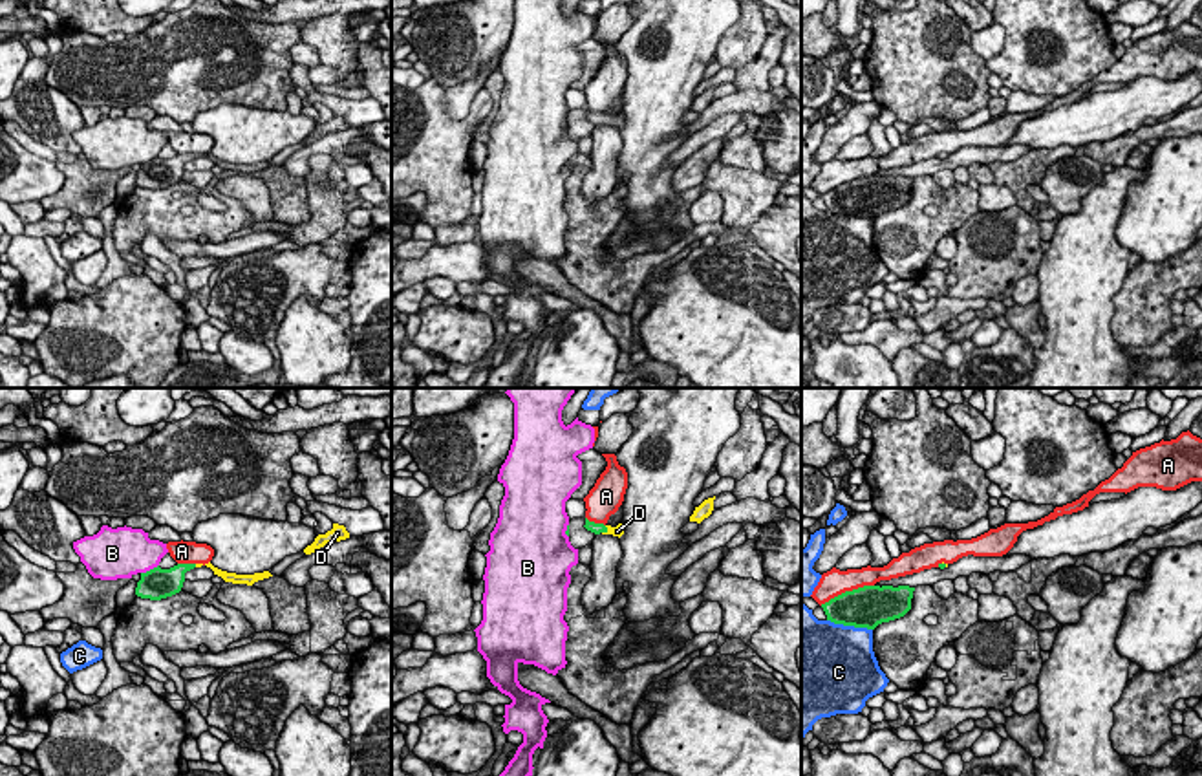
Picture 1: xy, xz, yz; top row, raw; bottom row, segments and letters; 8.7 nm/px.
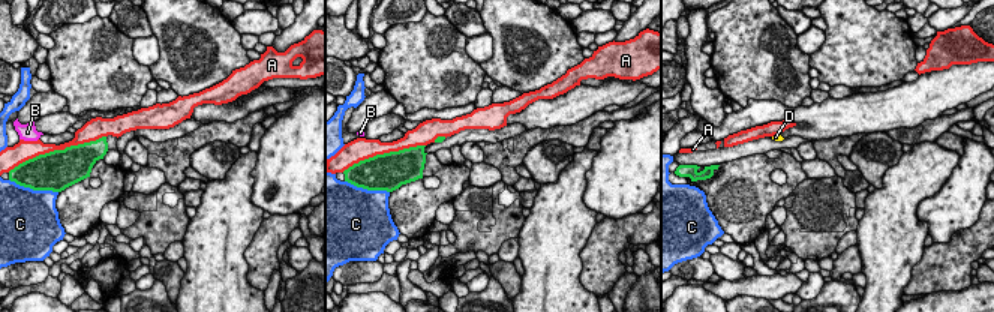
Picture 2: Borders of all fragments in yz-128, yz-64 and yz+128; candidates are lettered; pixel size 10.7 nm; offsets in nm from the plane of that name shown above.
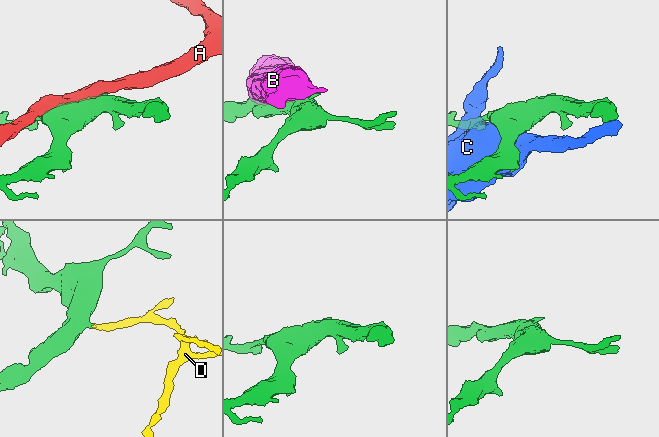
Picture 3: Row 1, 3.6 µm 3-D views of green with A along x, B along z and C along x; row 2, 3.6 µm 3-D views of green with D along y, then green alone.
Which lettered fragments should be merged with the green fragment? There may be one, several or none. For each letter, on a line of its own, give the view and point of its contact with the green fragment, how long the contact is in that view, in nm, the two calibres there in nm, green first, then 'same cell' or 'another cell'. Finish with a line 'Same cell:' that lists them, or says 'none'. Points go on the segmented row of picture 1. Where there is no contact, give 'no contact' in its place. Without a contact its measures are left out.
A: yz (846, 592) | 500 nm | 360/240 nm | another cell
B: xy (150, 570) | 180 nm | 280/420 nm | another cell
C: yz (849, 625) | 420 nm | 360/480 nm | another cell
D: xz (606, 529) | 90 nm | 100/100 nm | same cell
Same cell: D

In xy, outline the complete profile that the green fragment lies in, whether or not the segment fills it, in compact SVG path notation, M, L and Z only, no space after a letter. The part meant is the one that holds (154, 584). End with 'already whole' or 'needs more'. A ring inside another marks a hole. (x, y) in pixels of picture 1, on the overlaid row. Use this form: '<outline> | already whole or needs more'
M177 564L170 569L161 569L159 566L141 573L135 595L141 598L161 600L181 591L185 582L185 573L194 569L196 564Z | already whole

